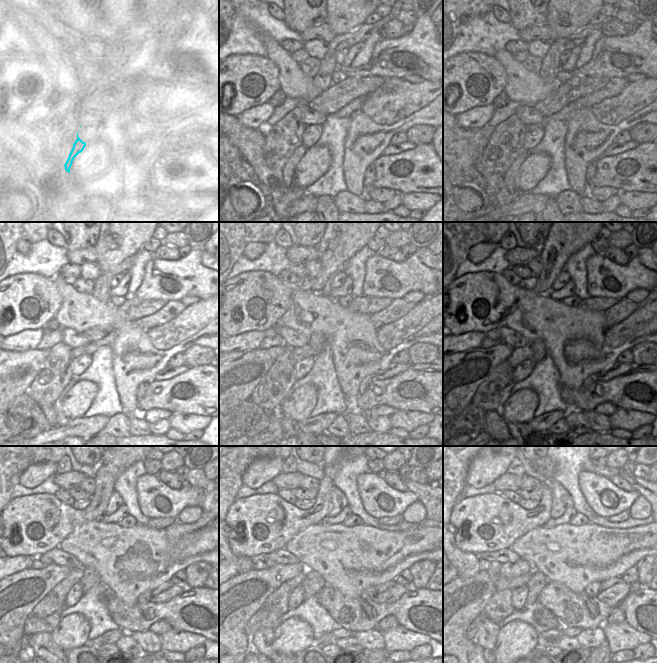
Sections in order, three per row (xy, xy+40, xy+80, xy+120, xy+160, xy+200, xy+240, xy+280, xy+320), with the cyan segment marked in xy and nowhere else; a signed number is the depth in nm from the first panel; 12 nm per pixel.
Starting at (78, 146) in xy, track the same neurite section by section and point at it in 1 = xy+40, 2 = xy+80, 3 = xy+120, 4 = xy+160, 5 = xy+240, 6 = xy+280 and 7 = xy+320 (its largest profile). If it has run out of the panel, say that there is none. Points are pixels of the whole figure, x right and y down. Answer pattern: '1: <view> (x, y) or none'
1: xy+40 (288, 171)
2: xy+80 (510, 176)
3: xy+120 (62, 420)
4: xy+160 (289, 425)
5: xy+240 (85, 649)
6: xy+280 (313, 649)
7: xy+320 (535, 649)

